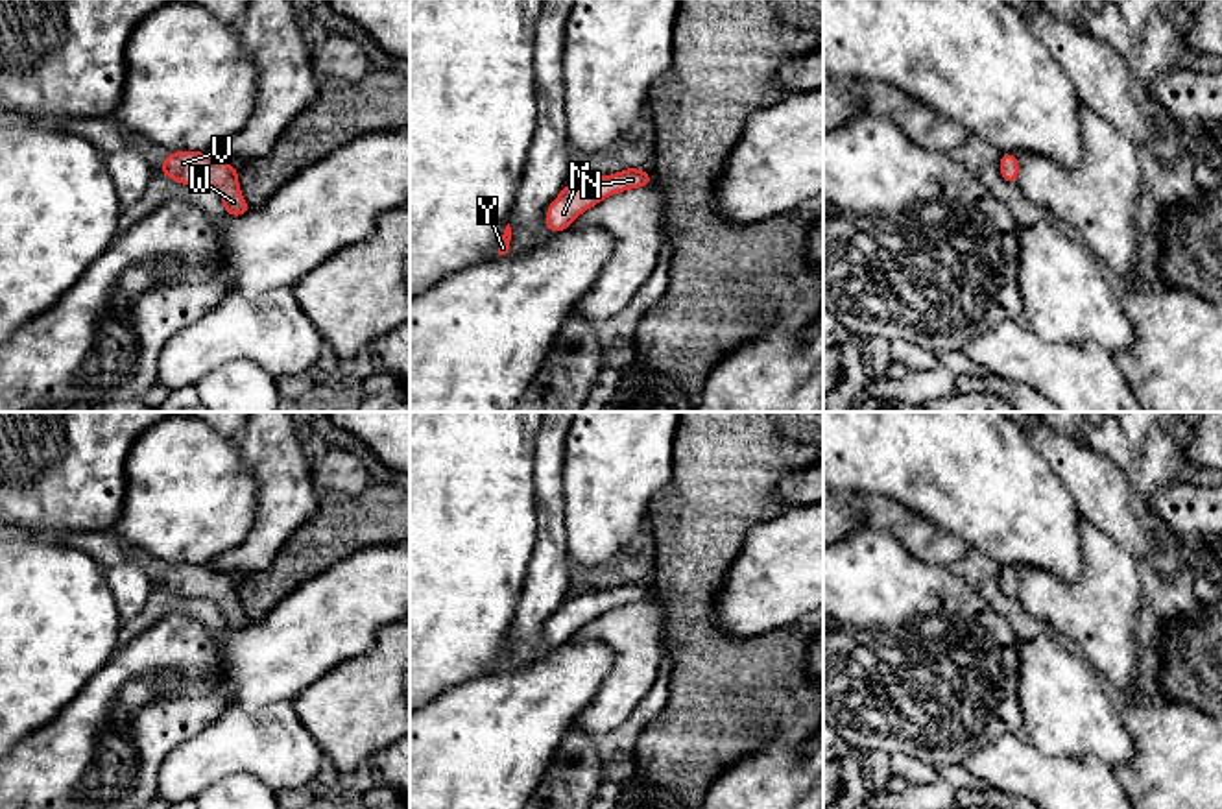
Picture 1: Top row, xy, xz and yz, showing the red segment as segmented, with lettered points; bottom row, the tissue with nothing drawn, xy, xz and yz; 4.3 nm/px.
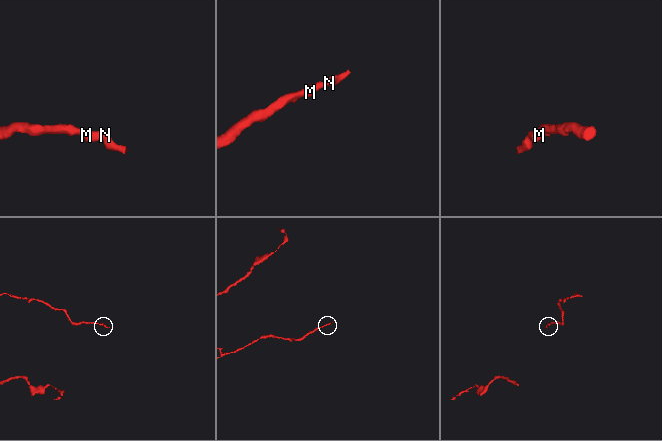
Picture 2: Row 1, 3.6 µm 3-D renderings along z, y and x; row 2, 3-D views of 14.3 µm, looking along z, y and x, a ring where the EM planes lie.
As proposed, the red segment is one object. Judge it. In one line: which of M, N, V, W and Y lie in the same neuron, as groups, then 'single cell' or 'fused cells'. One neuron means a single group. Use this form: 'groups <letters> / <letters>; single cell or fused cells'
groups M N V W Y; single cell

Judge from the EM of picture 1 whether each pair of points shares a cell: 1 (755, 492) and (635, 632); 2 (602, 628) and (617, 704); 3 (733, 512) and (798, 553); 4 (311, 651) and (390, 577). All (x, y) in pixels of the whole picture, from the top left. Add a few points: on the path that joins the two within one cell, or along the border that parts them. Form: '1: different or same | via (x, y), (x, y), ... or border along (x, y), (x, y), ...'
1: different | border along (652, 597), (663, 614), (665, 647)
2: same | via (621, 647), (622, 686)
3: different | border along (787, 510), (754, 525), (731, 562)
4: same | via (331, 630), (370, 591)

